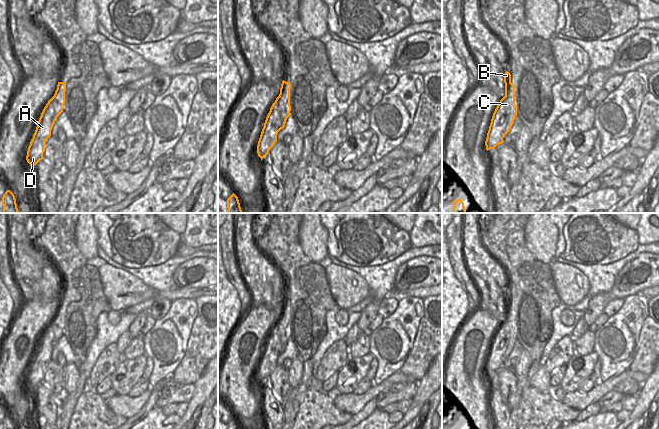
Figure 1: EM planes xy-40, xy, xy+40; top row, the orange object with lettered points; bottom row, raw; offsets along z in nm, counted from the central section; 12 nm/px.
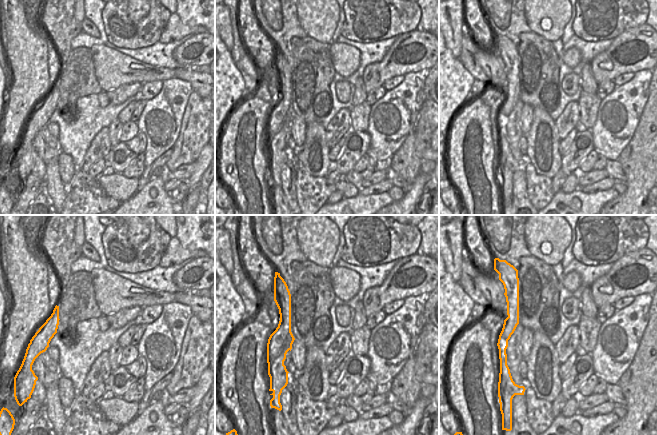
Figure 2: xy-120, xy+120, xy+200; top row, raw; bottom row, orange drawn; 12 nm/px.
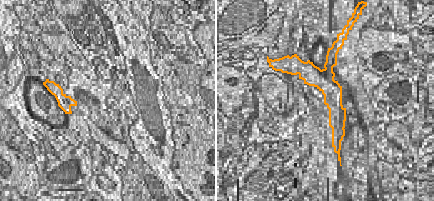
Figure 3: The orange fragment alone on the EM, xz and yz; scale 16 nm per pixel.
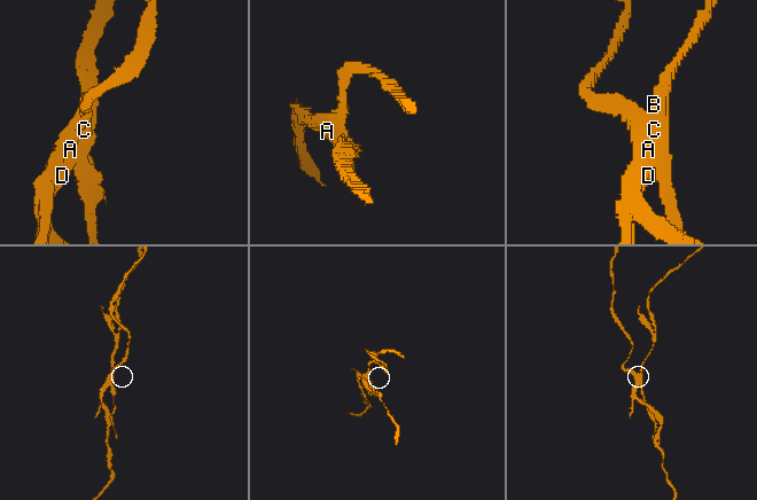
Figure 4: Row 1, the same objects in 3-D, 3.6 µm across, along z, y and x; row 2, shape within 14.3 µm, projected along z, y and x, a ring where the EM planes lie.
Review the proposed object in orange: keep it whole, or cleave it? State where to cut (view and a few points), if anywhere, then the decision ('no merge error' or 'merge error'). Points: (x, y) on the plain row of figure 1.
cut xy+40 (496, 331), (508, 341), (505, 358); merge error

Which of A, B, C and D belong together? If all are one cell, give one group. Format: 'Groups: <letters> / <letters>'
Groups: A D / B C.

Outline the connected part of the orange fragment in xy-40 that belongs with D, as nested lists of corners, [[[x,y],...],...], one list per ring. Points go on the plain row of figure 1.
[[[49,324],[41,337],[35,357],[28,371],[26,384],[31,390],[36,389],[43,383],[45,366],[51,360],[51,354],[57,341],[54,338],[54,329]]]

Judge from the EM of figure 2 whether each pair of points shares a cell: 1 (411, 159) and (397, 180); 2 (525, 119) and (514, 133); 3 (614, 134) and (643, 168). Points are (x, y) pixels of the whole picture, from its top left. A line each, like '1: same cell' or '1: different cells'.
1: different cells
2: different cells
3: different cells

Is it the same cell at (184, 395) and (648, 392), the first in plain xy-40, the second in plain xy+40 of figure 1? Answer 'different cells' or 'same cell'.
different cells

